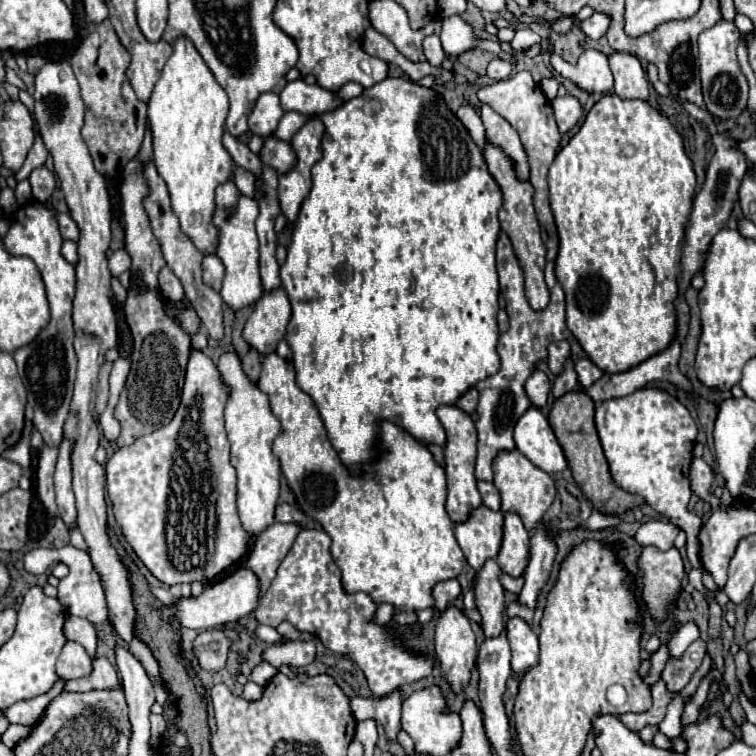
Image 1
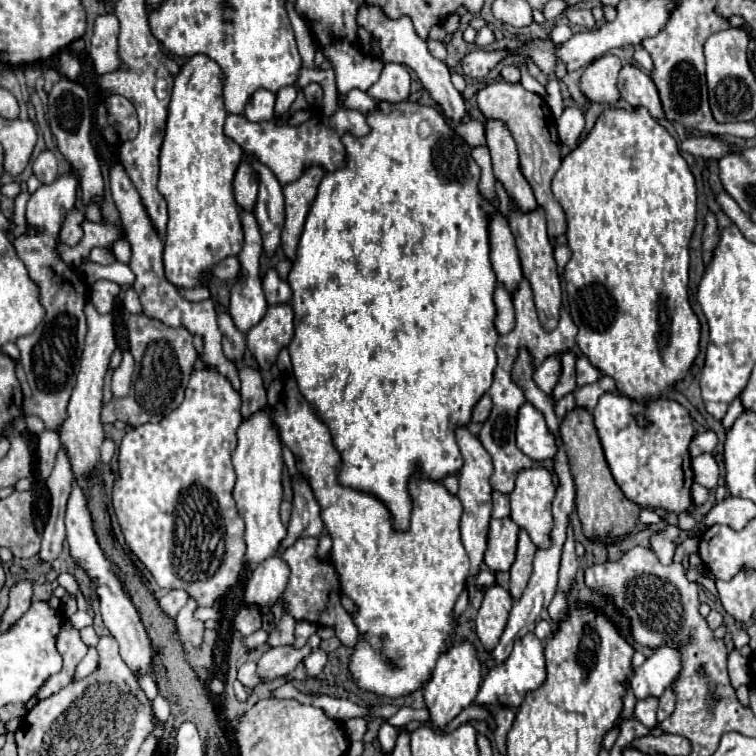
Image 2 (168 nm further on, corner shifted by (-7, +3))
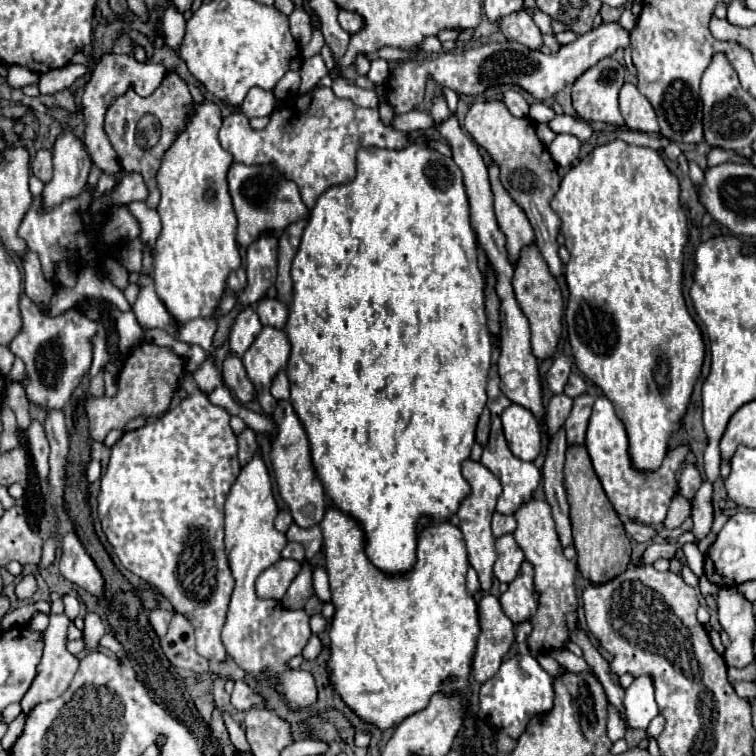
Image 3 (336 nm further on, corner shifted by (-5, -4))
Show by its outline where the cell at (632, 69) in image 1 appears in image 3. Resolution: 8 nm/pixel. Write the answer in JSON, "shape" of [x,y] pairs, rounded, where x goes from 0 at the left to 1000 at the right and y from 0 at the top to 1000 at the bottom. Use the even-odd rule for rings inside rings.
{"shape":[[[827,111],[819,122],[819,143],[827,167],[840,175],[872,175],[869,153],[858,132],[843,119],[840,111]]]}

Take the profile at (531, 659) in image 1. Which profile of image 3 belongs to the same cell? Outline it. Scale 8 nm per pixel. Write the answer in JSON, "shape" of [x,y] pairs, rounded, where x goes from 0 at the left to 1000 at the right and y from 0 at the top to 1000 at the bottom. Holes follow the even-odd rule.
{"shape":[[[681,865],[679,870],[671,870],[663,878],[660,889],[634,913],[636,944],[655,966],[668,968],[679,979],[684,979],[694,968],[702,950],[721,947],[721,942],[729,942],[731,926],[731,897],[713,881],[713,876],[702,865]]]}

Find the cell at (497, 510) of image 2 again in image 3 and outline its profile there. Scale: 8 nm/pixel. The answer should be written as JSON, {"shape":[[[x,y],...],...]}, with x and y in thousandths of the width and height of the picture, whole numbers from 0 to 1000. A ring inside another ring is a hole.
{"shape":[[[652,680],[652,709],[660,712],[665,706],[679,706],[681,704],[681,685],[679,683],[665,683],[665,680]]]}

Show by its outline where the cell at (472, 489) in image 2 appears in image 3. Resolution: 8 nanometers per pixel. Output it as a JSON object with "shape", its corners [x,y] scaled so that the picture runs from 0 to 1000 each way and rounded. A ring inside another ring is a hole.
{"shape":[[[618,608],[612,614],[612,632],[620,638],[623,643],[623,653],[612,661],[604,683],[607,683],[607,698],[612,704],[615,720],[618,720],[618,733],[620,733],[620,746],[631,754],[634,762],[634,772],[636,780],[647,780],[652,772],[652,746],[657,741],[657,730],[655,730],[655,712],[649,706],[649,683],[655,677],[655,667],[657,659],[663,653],[663,638],[657,635],[657,630],[652,630],[639,614]]]}

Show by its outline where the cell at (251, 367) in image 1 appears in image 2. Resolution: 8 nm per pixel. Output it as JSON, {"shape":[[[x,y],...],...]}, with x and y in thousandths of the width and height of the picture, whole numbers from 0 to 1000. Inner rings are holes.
{"shape":[[[321,485],[316,488],[316,501],[319,501],[319,549],[329,552],[332,546],[351,541],[353,525],[351,525],[351,509],[345,501],[345,493],[335,485]]]}

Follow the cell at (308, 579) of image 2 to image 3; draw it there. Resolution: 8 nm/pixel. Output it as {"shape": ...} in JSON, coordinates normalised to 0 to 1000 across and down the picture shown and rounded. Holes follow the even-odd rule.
{"shape":[[[380,717],[380,722],[374,725],[374,738],[388,738],[393,743],[401,743],[401,735],[403,735],[403,728],[396,717]]]}

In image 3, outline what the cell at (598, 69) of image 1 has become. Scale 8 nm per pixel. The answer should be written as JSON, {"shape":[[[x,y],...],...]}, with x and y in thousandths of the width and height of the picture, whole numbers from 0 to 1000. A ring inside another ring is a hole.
{"shape":[[[798,77],[758,108],[758,143],[774,161],[798,161],[824,167],[824,153],[816,140],[816,124],[824,114],[827,90],[813,77]]]}

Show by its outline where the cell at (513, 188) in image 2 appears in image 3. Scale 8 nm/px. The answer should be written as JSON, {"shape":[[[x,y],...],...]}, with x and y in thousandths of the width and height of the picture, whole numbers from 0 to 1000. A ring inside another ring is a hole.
{"shape":[[[649,217],[647,235],[649,235],[652,262],[655,262],[655,288],[660,304],[668,310],[668,328],[673,336],[673,347],[681,349],[687,344],[689,328],[705,323],[705,302],[697,286],[692,283],[692,278],[679,267],[679,262],[663,246],[657,217]]]}

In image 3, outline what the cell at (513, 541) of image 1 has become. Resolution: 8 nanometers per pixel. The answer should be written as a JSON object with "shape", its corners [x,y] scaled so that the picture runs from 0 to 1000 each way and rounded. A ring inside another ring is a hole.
{"shape":[[[694,743],[687,754],[687,762],[673,772],[671,783],[660,788],[663,804],[679,825],[689,825],[689,820],[702,820],[710,807],[710,796],[705,788],[705,749]]]}

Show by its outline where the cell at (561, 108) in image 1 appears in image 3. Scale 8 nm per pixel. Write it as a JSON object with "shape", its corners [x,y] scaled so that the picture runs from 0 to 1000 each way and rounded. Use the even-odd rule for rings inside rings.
{"shape":[[[737,177],[734,185],[726,190],[729,209],[745,222],[755,220],[766,209],[766,198],[769,198],[769,188],[755,177]]]}

